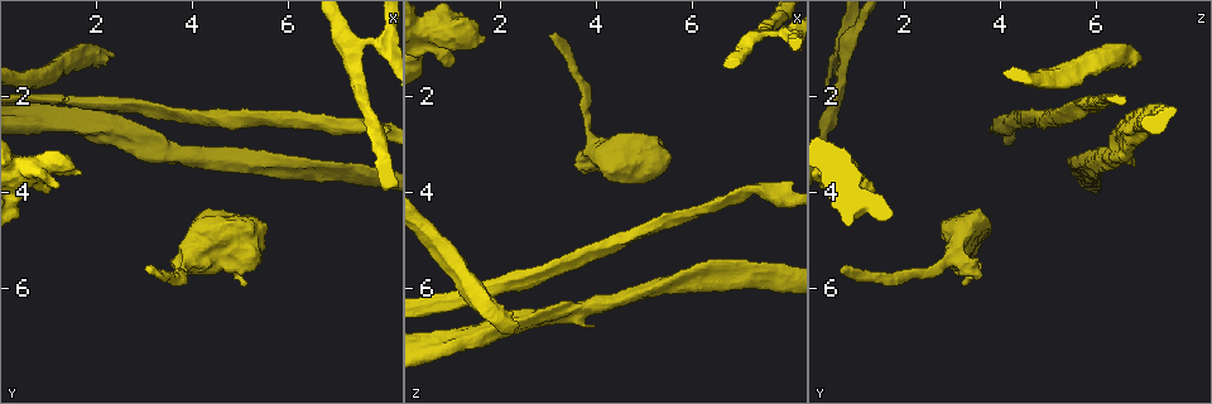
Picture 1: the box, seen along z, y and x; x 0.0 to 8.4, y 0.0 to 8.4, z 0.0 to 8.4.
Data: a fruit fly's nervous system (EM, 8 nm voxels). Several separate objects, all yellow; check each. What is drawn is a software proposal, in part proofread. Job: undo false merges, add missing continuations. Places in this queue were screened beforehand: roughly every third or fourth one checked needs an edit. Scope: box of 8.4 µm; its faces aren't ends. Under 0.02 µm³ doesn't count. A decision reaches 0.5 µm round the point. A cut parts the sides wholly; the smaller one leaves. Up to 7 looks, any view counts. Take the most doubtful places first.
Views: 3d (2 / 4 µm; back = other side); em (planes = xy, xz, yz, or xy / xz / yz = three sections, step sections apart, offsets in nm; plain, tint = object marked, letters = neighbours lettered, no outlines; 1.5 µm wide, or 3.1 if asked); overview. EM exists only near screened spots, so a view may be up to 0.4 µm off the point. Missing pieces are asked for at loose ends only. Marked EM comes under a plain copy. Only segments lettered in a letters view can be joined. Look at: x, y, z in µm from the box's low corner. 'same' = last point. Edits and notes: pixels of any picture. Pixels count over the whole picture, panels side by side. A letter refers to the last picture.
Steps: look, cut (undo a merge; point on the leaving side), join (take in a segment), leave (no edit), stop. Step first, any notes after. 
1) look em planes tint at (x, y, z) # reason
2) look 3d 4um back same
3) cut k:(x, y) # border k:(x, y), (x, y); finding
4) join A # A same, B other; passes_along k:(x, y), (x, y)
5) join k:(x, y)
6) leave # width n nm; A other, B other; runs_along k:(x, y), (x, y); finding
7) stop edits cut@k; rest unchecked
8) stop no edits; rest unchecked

look 3d 4um at (3.00, 5.60, 0.75) # free end

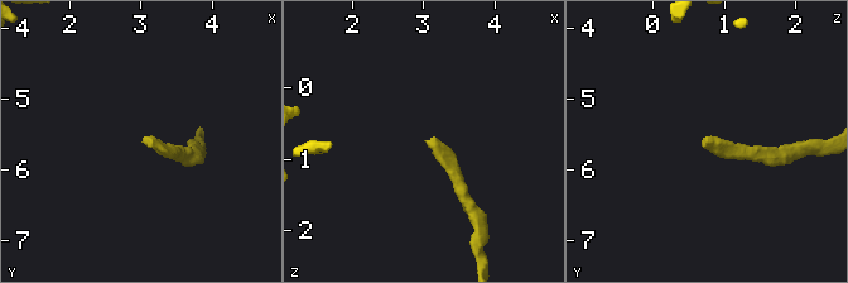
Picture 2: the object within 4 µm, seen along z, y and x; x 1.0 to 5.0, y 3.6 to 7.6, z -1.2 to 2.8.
look em xz step 4 letters at (3.10, 5.65, 0.75)

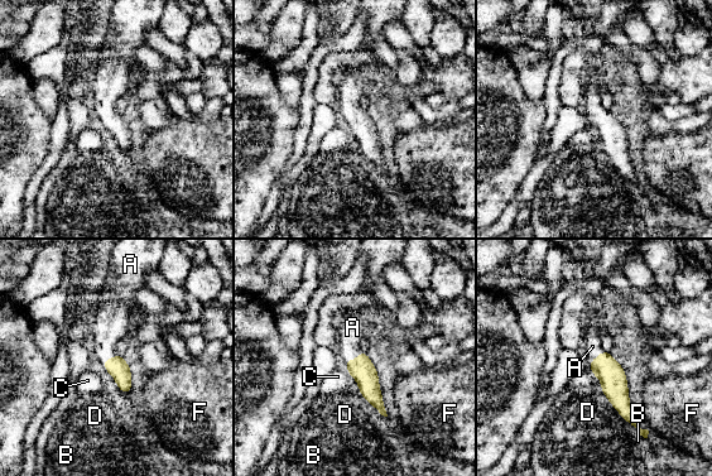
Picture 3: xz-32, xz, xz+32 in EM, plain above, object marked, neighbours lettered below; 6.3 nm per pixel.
look em planes letters same

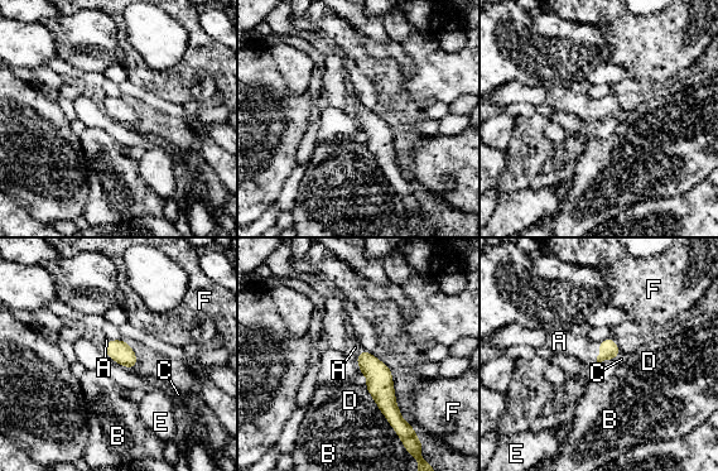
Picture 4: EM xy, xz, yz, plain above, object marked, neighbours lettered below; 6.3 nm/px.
join A # longest_contact D 400 nm; A same, B other, C other, D other, E other, F other; it goes on there

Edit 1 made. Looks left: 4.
look em xz step 8 tint at (6.40, 3.45, 5.55) # closes a loop

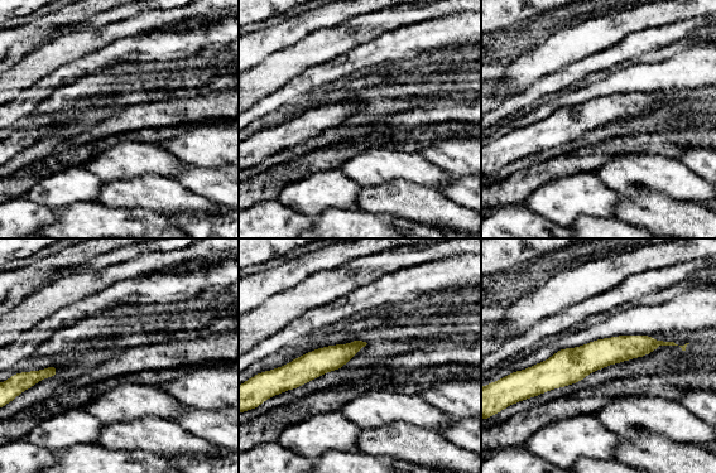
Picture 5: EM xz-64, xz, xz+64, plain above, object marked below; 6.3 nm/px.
look em xz step 8 letters same

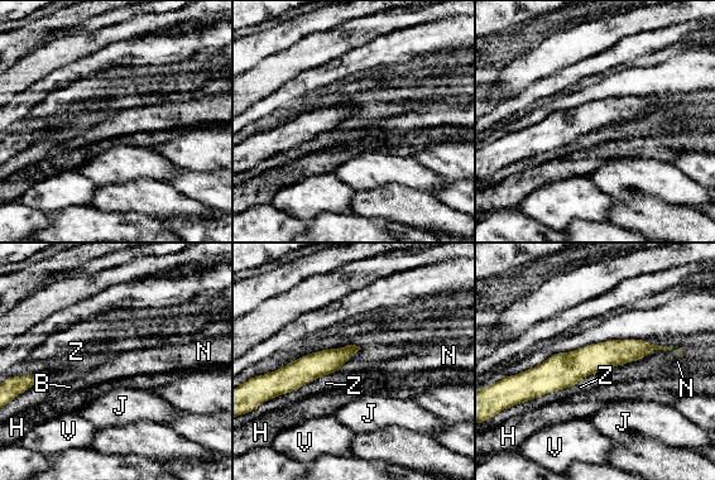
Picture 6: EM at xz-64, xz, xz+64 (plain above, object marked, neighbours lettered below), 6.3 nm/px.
leave # B other, H other, J other, N other, V other, Z other; runs_along 6:(649, 348), (526, 377); continuous, no second neuron

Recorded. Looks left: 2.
look 3d 2um at (1.70, 3.65, 0.75) # branch stops here

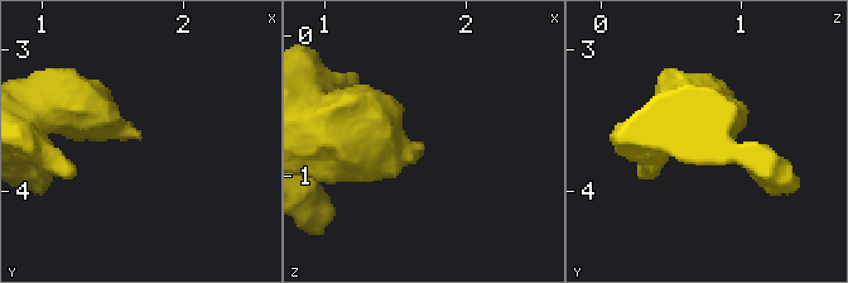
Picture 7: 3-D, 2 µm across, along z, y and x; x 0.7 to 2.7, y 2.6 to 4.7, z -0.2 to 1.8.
look em planes letters at (1.70, 3.64, 0.80)

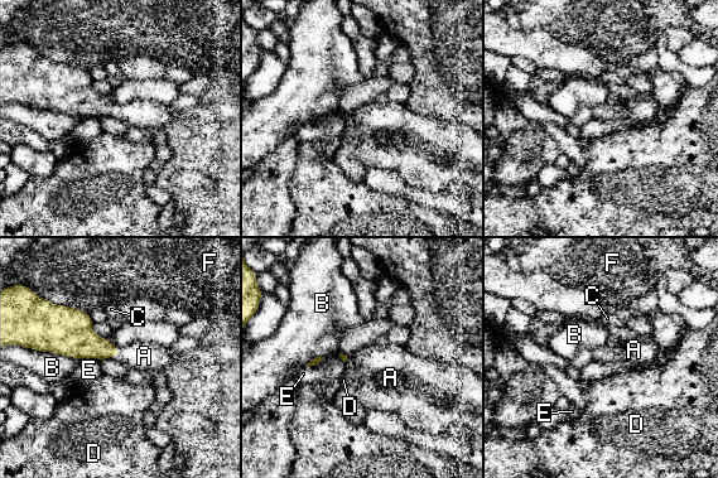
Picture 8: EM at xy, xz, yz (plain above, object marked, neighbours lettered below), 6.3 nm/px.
join A # A same, B other, C other, D other, E other, F other; it goes on there

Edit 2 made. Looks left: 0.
stop edits join@4, join@8; rest unchecked

